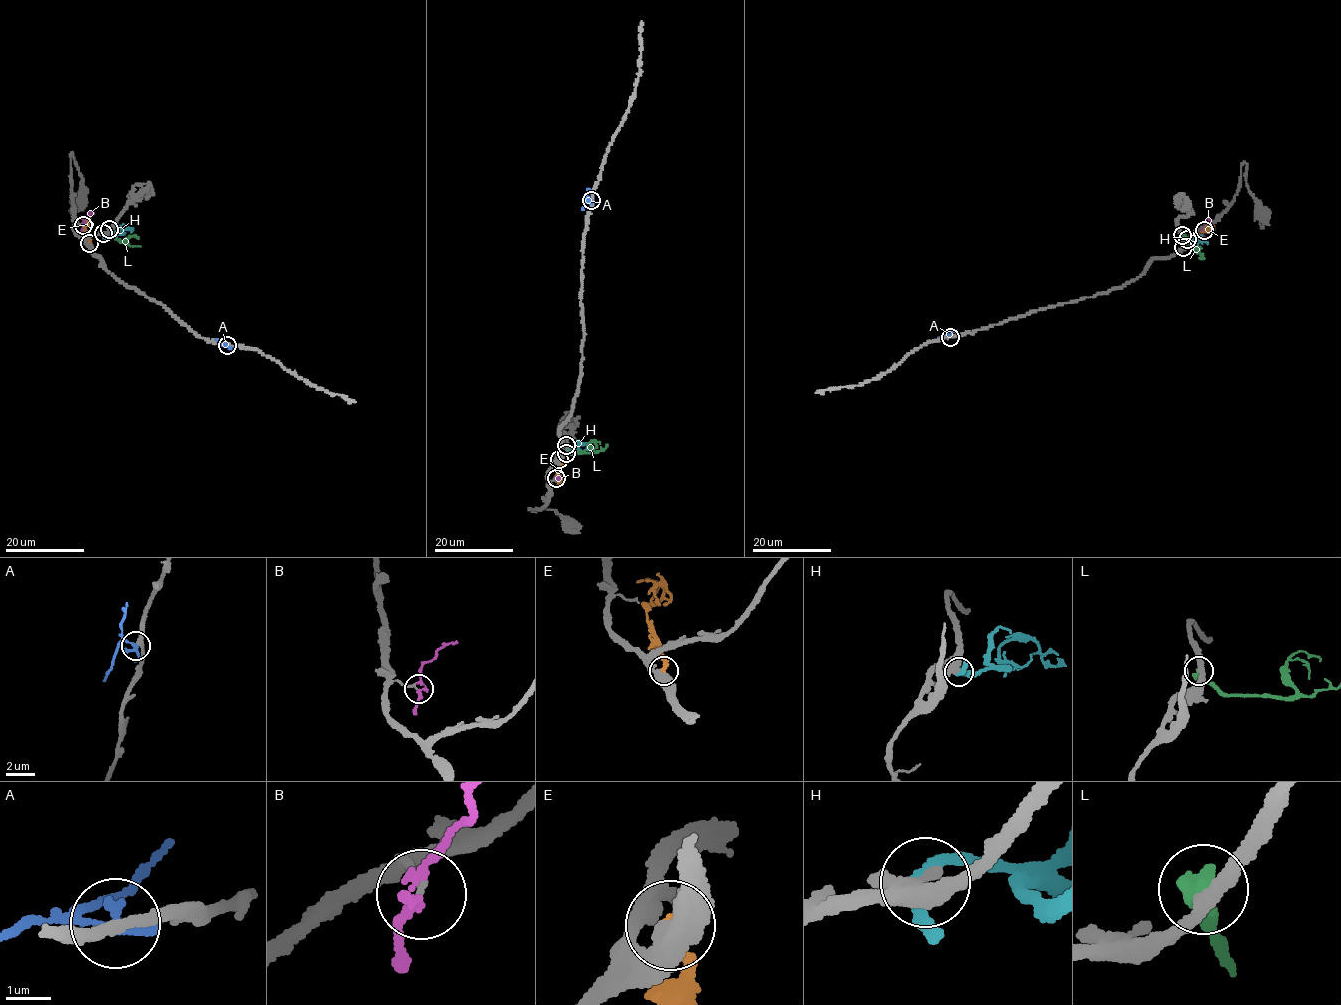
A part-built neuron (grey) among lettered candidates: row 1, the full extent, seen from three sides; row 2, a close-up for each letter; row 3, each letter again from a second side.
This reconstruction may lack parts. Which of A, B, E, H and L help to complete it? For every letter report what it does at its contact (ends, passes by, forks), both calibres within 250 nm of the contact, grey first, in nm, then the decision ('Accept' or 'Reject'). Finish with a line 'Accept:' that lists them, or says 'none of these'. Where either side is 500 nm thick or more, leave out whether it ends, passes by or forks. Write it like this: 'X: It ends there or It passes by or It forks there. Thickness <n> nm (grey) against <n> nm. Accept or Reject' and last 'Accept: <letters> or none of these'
A: It ends there. Thickness 280 nm (grey) against 300 nm. Reject
B: It passes by. Thickness 130 nm (grey) against 170 nm. Accept
E: Thickness 550 nm (grey) against 240 nm. Reject
H: Thickness 550 nm (grey) against 280 nm. Reject
L: It ends there. Thickness 340 nm (grey) against 440 nm. Reject
Accept: B

